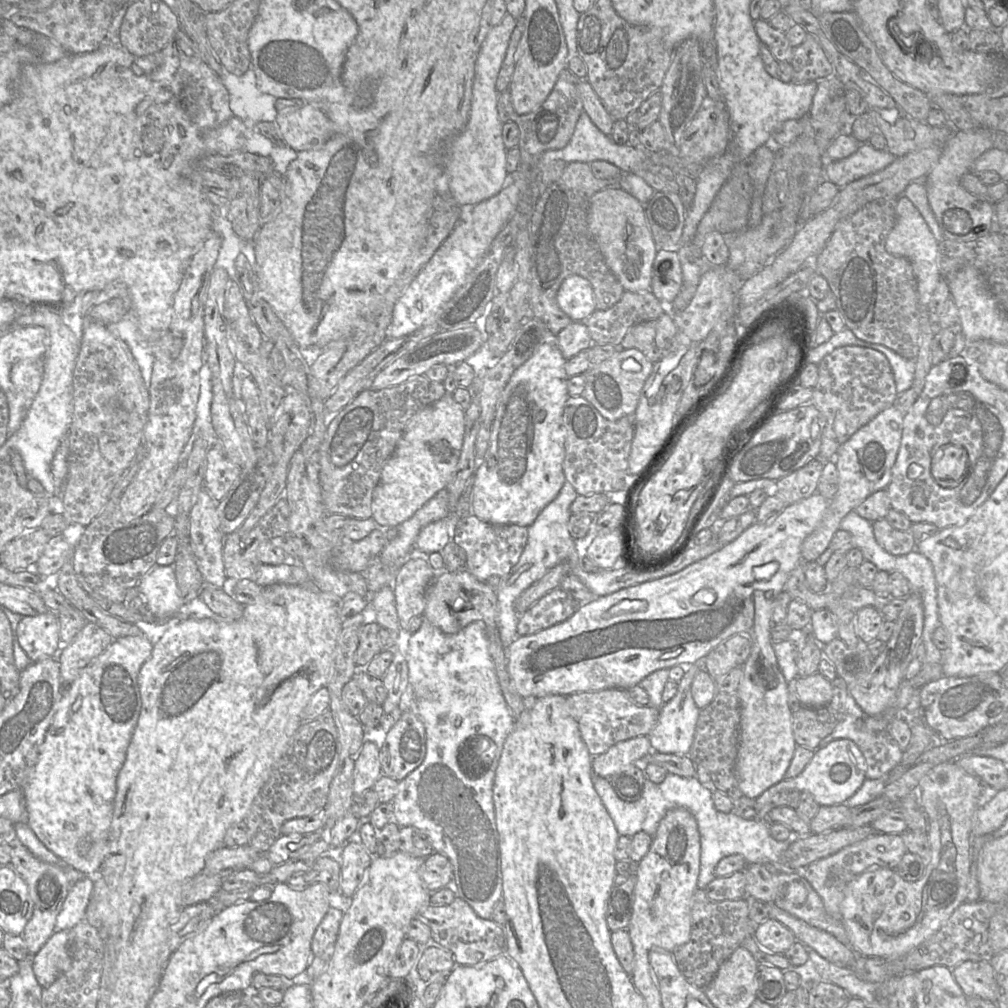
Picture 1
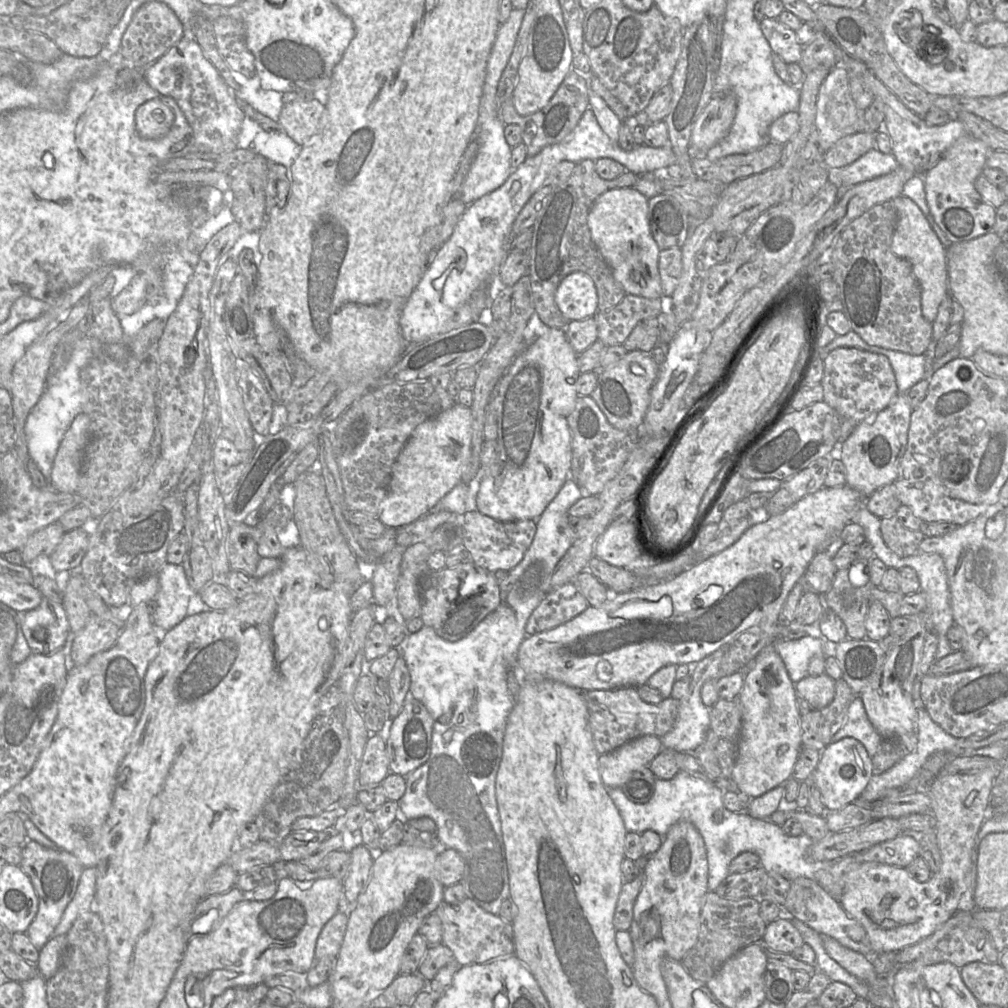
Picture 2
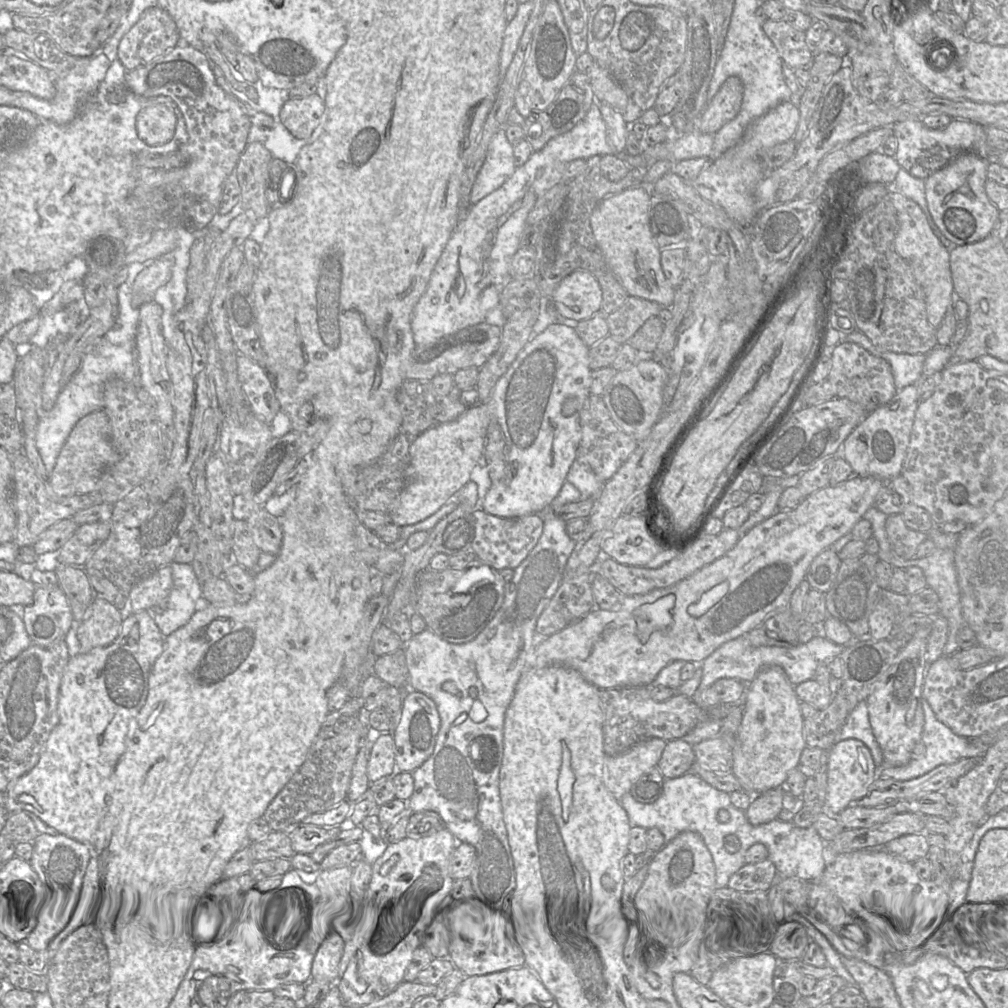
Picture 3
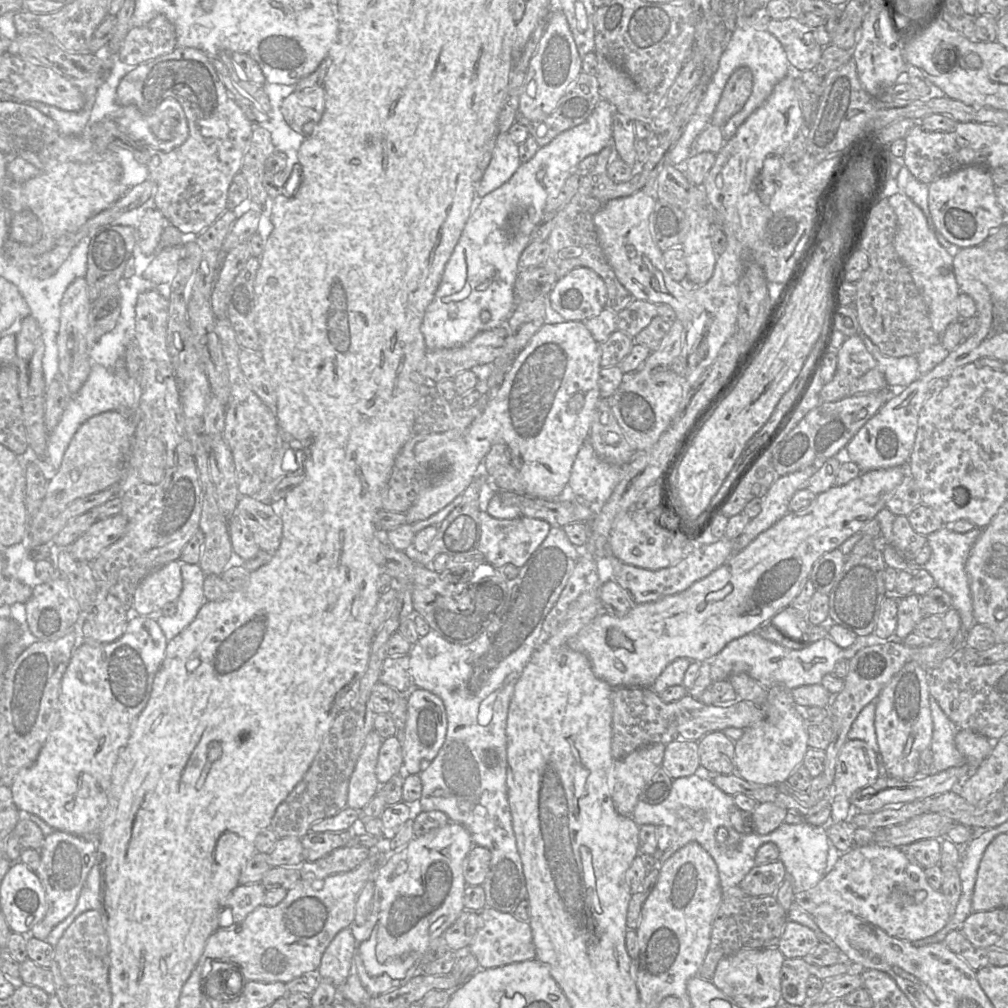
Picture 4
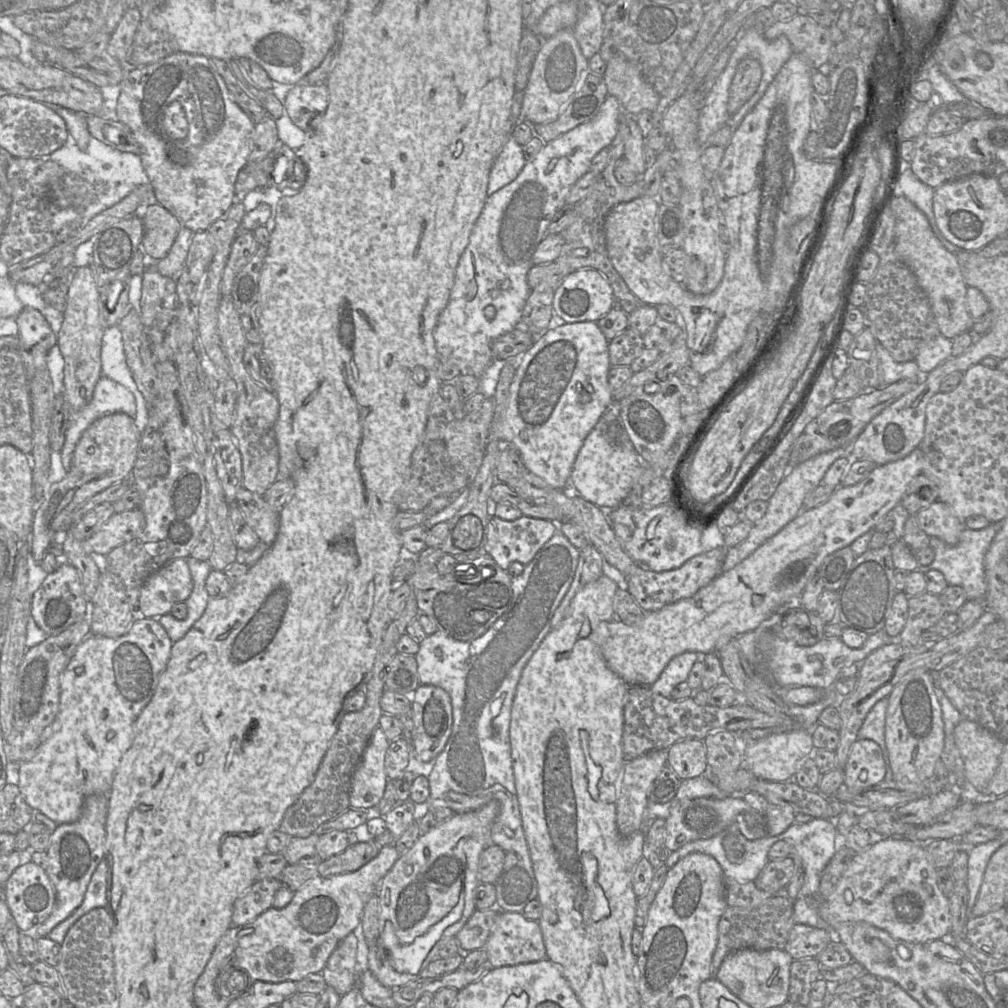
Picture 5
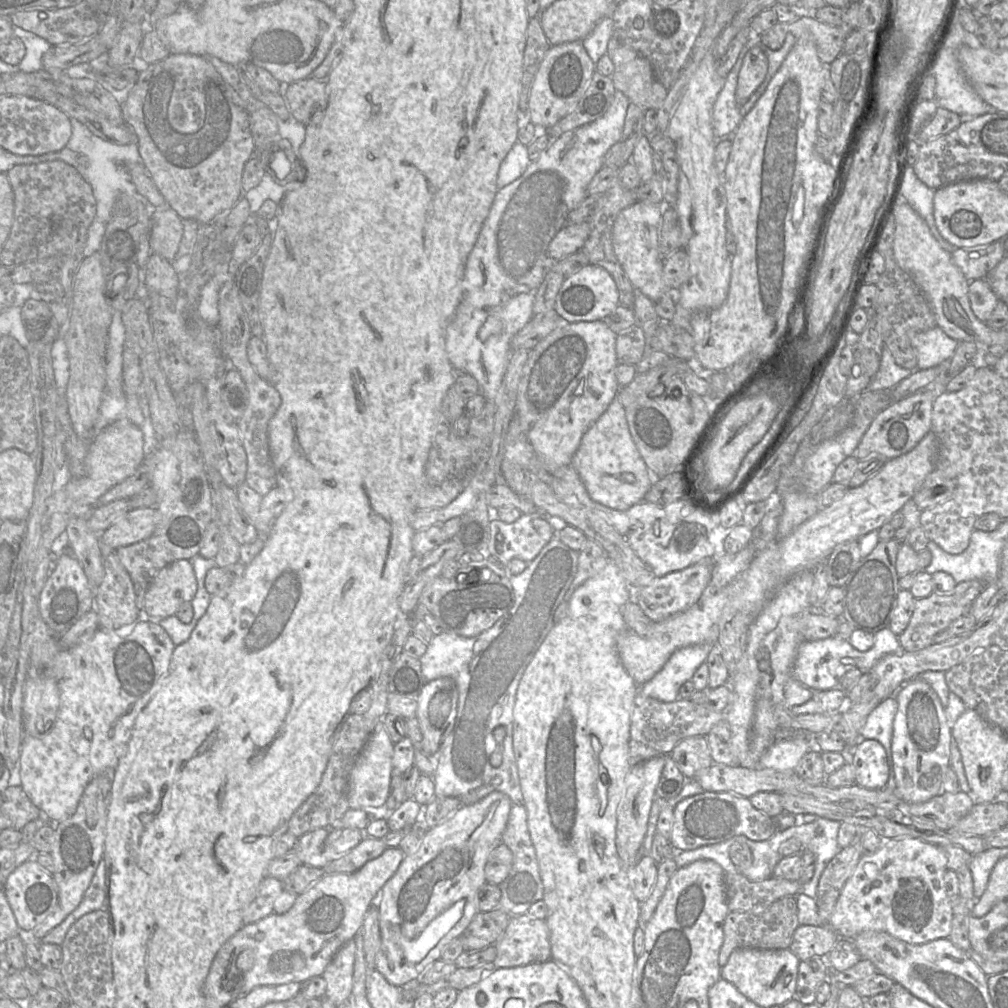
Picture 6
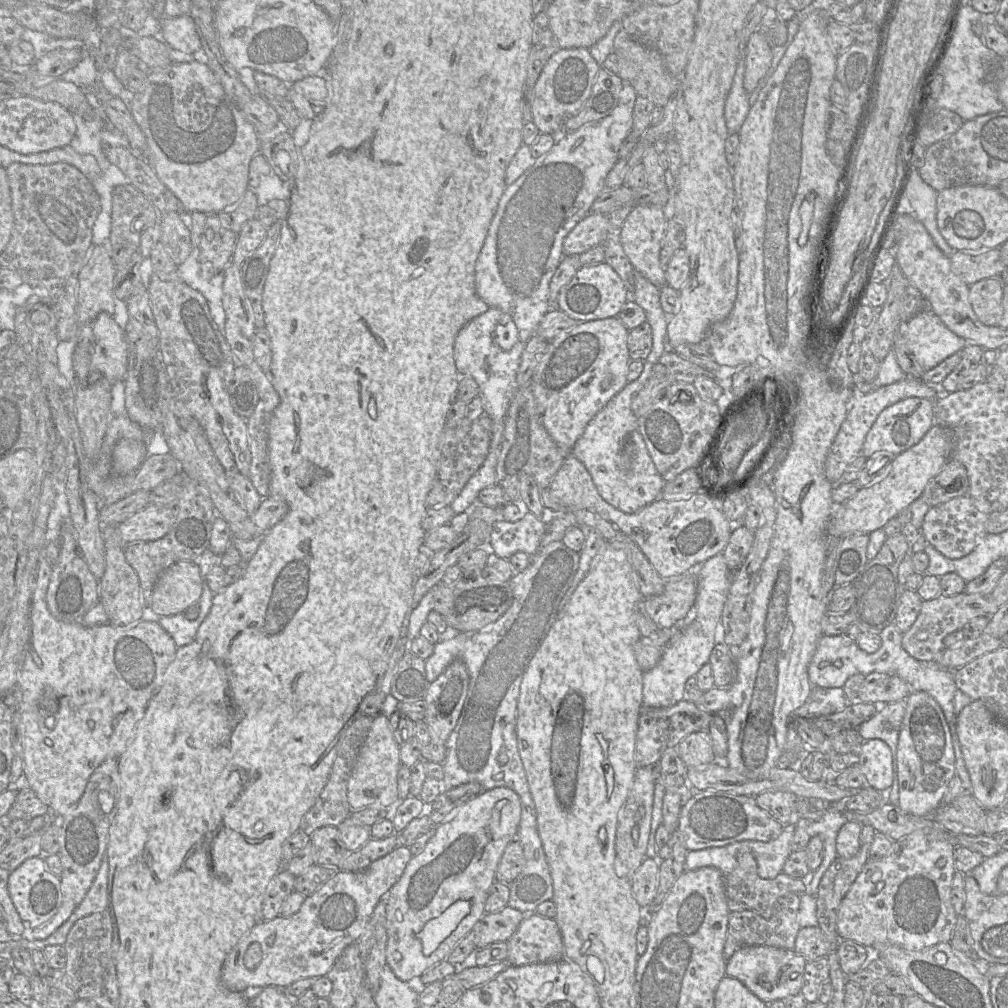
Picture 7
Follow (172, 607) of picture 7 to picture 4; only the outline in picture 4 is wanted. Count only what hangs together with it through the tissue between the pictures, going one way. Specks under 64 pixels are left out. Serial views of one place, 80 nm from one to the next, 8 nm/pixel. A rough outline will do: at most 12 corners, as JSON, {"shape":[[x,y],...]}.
{"shape":[[179,561],[147,575],[132,608],[158,613],[183,588]]}

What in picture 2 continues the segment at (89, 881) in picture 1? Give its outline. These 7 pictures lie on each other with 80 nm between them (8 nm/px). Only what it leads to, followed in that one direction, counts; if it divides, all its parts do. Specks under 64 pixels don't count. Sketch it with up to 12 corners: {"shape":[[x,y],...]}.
{"shape":[[84,868],[52,938],[94,911],[96,868]]}

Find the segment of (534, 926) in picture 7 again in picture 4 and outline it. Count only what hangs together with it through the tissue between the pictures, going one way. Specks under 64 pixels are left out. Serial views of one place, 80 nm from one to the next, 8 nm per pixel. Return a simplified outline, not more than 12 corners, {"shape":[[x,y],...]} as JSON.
{"shape":[[487,906],[467,951],[479,969],[536,957],[528,922]]}

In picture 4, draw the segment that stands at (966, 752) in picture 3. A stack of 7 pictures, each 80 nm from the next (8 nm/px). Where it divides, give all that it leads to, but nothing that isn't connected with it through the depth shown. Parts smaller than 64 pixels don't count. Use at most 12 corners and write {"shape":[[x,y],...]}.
{"shape":[[930,697],[933,763],[929,775],[965,765],[958,730]]}

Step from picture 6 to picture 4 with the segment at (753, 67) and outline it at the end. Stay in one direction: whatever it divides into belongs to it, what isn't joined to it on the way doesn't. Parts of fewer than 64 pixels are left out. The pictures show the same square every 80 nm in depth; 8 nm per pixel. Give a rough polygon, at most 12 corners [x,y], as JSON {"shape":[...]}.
{"shape":[[748,67],[728,79],[711,124],[722,126],[738,113],[752,93]]}

